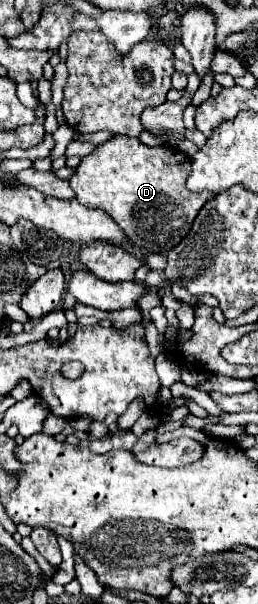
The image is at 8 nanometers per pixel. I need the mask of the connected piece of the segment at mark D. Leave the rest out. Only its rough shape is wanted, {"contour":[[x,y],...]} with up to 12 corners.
{"contour":[[115,136],[69,180],[125,238],[171,252],[213,198],[191,158]]}

